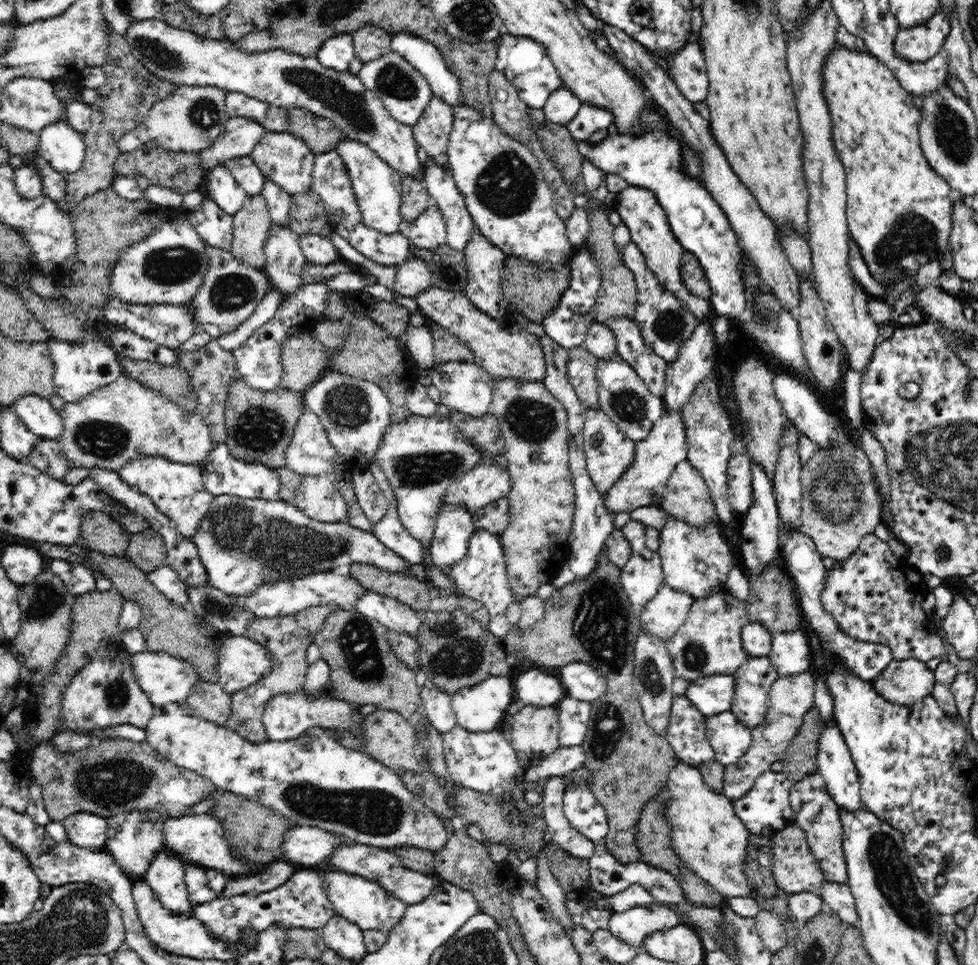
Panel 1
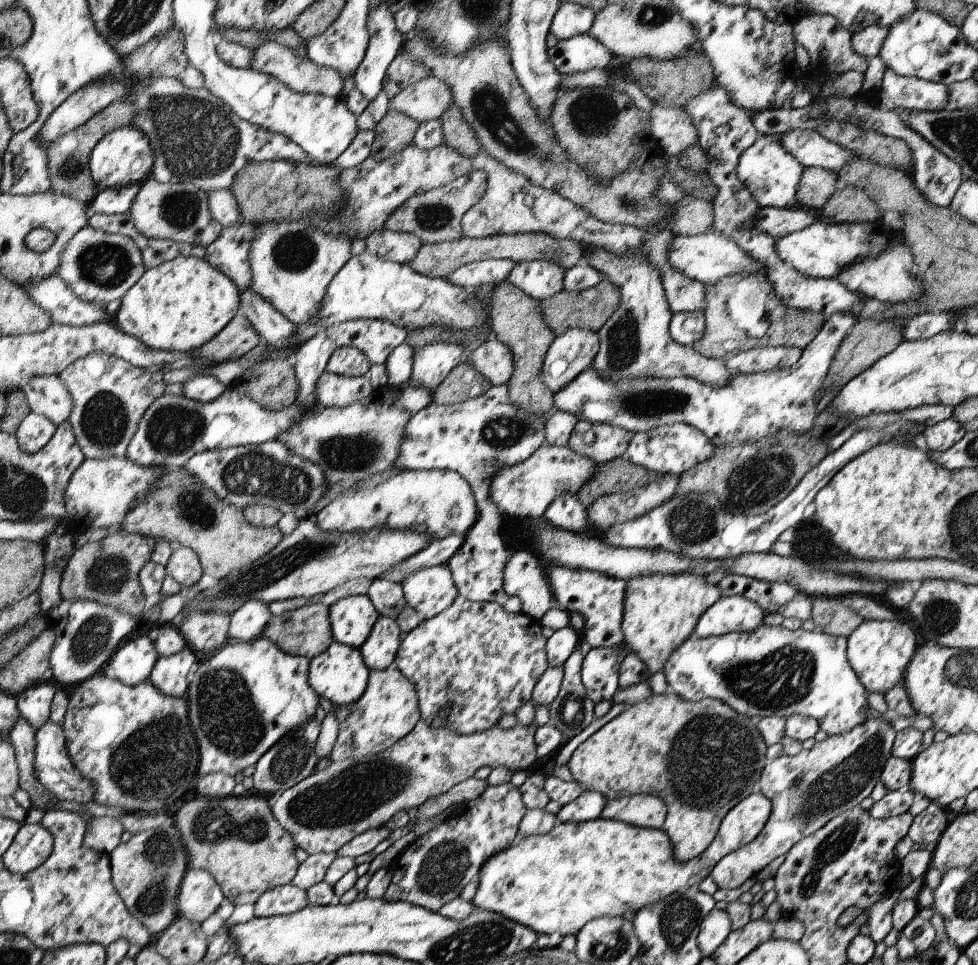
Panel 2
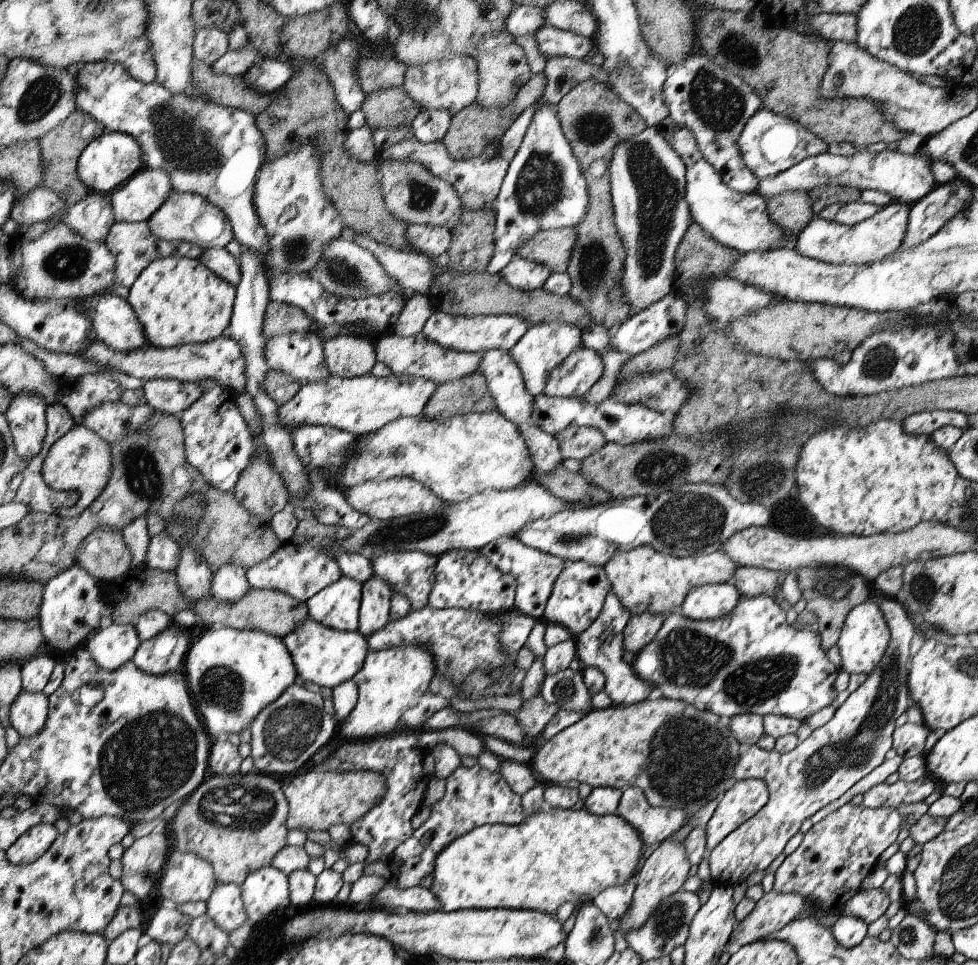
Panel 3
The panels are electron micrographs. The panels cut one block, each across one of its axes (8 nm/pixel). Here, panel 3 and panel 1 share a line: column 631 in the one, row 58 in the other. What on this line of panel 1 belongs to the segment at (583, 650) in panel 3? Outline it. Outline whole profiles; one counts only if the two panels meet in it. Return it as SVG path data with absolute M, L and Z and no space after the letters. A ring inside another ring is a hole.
M698 42L684 43L680 50L668 56L667 72L680 89L680 92L690 100L698 102L708 96L708 73L704 53Z

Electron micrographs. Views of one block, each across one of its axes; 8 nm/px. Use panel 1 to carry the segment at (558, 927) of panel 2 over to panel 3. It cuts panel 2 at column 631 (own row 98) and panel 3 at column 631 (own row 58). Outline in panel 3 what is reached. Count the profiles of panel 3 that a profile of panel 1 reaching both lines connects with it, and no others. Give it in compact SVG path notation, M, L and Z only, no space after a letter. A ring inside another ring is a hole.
M584 808L579 810L557 809L553 812L543 810L527 816L520 824L505 825L496 823L493 825L482 825L453 840L438 854L435 860L434 872L432 873L434 884L430 890L440 899L441 907L446 912L459 911L460 909L528 909L556 914L556 909L564 902L576 901L582 898L582 896L588 896L592 900L595 896L598 896L599 892L608 887L626 884L636 876L639 870L638 864L640 864L644 850L643 840L639 832L629 822L626 822L621 816L616 814L598 816L590 814Z

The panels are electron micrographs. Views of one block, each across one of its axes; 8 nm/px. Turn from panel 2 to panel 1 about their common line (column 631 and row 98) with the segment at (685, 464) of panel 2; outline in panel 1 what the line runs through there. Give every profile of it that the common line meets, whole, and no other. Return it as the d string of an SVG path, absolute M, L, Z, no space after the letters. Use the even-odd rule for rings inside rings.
M406 31L391 34L391 50L403 56L431 86L433 96L452 105L462 105L459 78L448 68L443 54L431 42Z

